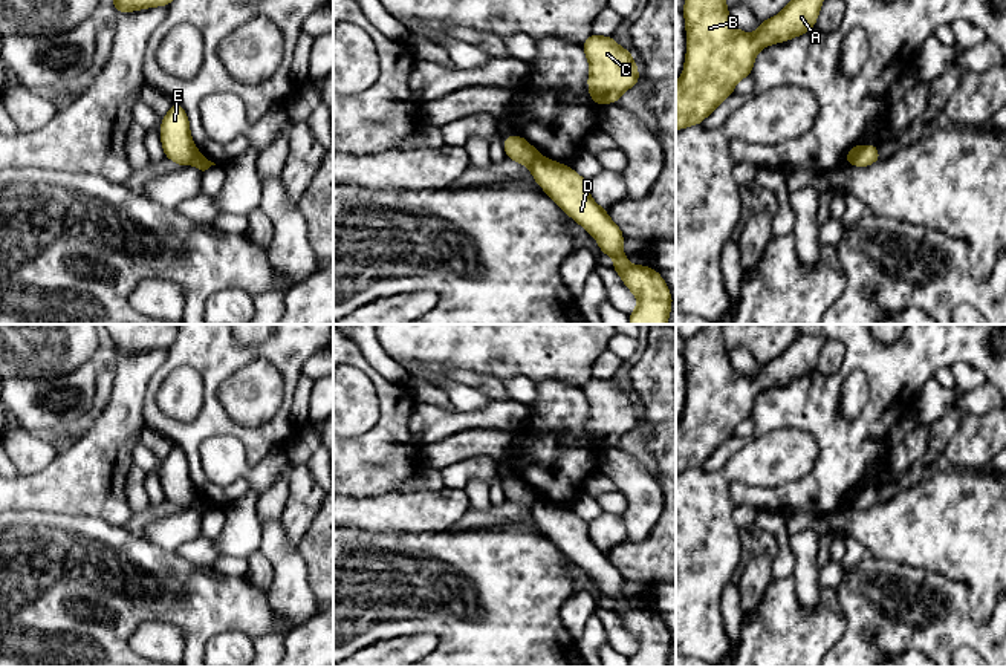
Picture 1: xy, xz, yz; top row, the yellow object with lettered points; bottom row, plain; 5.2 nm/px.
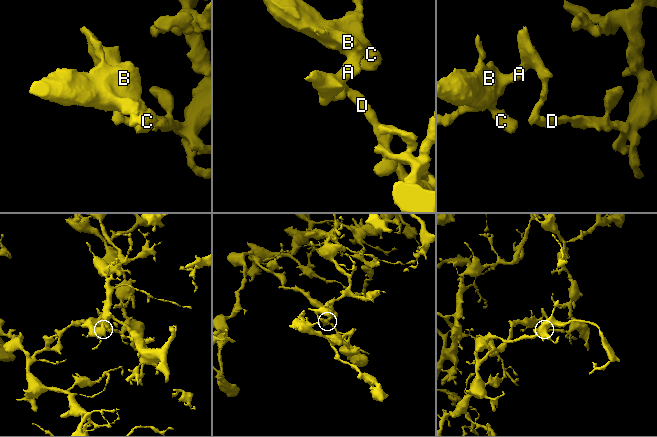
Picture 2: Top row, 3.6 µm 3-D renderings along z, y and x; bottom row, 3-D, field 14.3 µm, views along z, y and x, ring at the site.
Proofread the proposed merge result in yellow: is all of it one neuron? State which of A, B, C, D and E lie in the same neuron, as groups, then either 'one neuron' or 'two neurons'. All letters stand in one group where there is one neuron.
A B C E / D | two neurons

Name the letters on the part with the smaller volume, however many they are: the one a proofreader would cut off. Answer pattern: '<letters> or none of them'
D

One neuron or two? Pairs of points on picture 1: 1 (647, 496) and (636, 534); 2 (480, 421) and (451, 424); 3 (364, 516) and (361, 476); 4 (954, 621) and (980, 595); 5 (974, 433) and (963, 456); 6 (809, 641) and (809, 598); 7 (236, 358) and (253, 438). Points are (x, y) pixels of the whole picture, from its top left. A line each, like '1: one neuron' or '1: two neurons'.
1: one neuron
2: one neuron
3: two neurons
4: two neurons
5: one neuron
6: two neurons
7: one neuron

